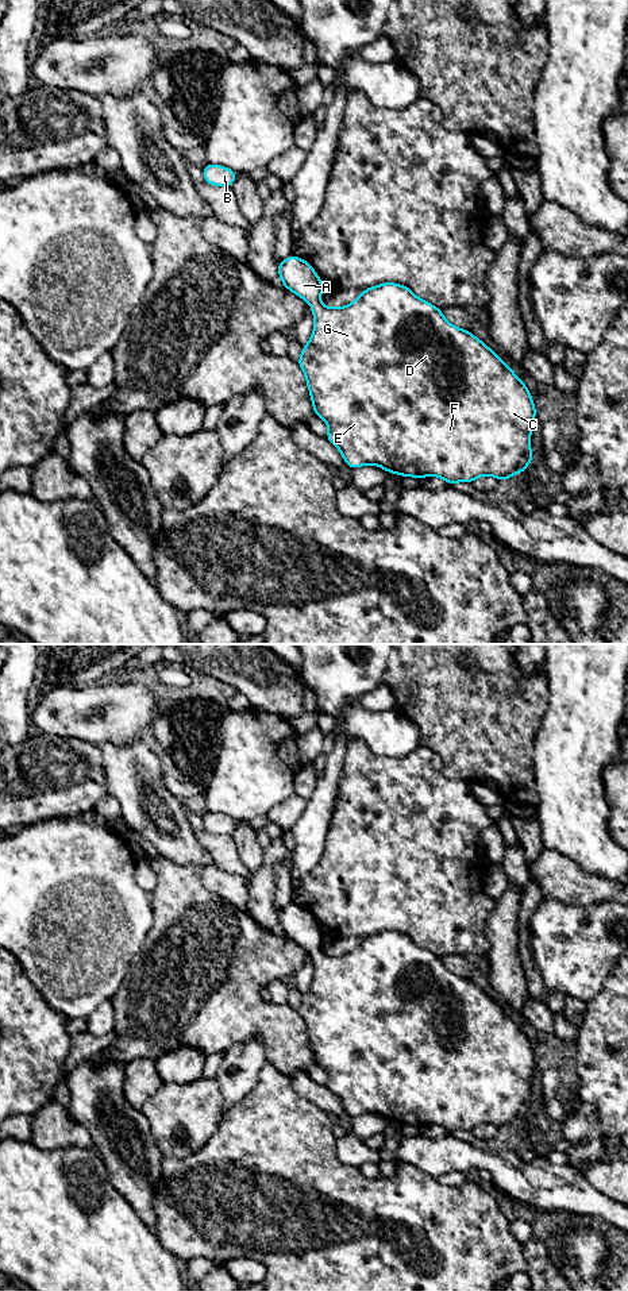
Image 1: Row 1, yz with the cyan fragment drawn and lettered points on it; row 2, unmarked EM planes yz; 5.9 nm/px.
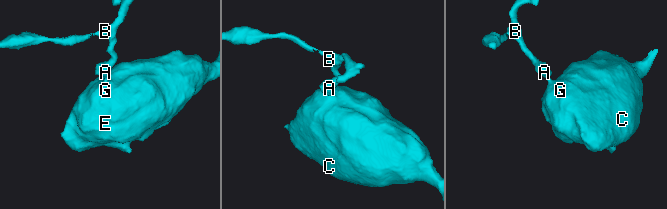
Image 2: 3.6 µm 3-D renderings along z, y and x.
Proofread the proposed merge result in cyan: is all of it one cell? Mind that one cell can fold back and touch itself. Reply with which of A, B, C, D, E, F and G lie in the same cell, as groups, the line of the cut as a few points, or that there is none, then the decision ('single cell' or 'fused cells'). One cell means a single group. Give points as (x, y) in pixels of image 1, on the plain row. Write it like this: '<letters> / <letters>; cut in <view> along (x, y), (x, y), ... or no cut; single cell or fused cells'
A B C D E F G; no cut; single cell

